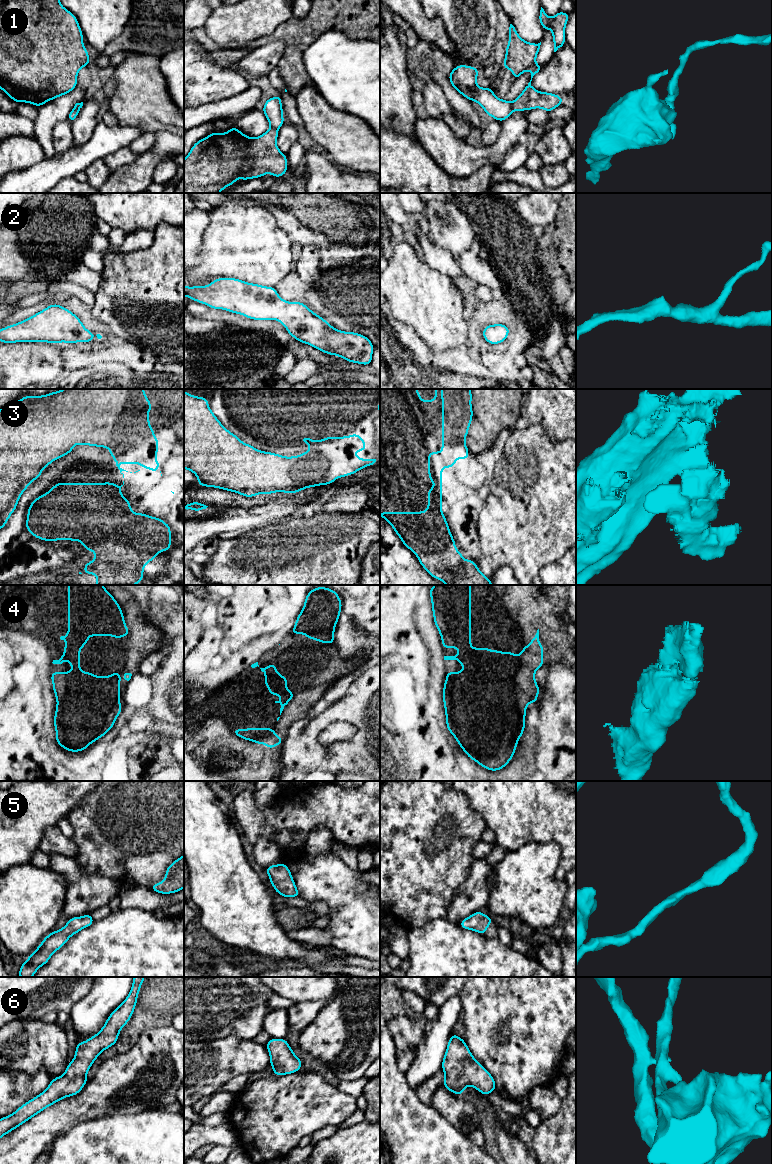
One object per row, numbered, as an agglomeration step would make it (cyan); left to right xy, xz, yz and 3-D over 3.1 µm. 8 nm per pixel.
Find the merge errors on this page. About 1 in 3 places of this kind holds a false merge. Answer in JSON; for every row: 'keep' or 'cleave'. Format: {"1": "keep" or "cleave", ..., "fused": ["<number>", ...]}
{"1": "cleave", "2": "keep", "3": "keep", "4": "keep", "5": "keep", "6": "keep", "fused": ["1"]}

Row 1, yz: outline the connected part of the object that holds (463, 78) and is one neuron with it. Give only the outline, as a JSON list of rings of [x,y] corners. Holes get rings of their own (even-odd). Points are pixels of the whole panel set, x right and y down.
[[[458,65],[452,69],[449,81],[464,97],[478,102],[487,115],[502,122],[512,113],[511,103],[497,98],[492,88],[480,88],[476,83],[478,70],[476,67]]]

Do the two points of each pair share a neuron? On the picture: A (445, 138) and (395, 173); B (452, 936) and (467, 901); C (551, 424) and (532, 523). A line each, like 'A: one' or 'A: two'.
A: two
B: two
C: two

